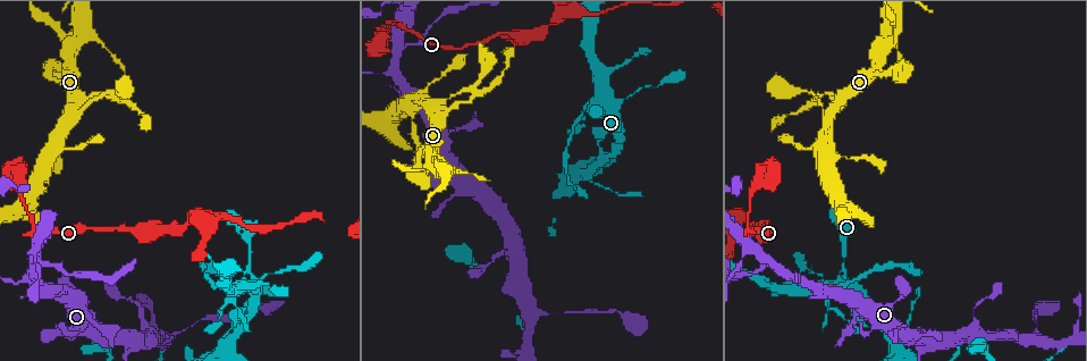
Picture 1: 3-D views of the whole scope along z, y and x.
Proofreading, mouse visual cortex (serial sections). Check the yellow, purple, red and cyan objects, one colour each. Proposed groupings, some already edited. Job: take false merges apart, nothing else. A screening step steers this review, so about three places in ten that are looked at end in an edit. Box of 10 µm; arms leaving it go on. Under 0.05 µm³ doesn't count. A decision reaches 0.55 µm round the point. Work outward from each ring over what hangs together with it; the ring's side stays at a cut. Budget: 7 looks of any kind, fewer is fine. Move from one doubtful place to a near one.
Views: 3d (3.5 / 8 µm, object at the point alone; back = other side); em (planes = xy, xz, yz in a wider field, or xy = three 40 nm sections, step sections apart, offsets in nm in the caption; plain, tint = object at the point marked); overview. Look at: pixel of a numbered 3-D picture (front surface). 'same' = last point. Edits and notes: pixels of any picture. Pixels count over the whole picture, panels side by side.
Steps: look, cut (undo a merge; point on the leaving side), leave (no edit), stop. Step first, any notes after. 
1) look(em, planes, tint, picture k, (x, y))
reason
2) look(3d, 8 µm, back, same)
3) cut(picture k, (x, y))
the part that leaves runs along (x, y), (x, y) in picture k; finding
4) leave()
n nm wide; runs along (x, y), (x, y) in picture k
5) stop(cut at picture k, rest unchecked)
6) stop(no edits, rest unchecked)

look(3d, 3.5 µm, picture 1, (584, 111))
calibre changes

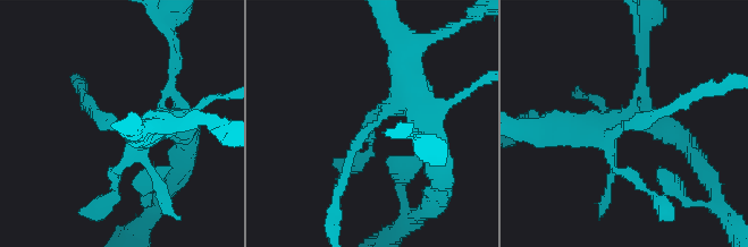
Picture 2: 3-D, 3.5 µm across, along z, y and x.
look(em, xy, step 5, tint, picture 2, (623, 130))

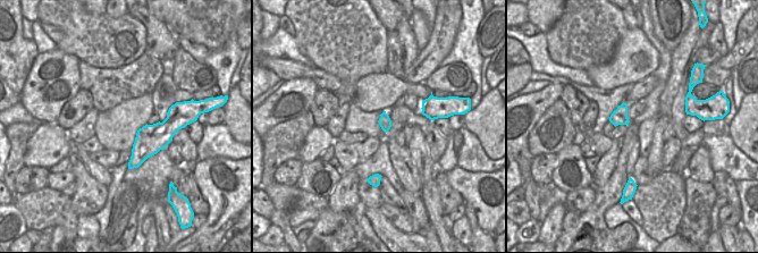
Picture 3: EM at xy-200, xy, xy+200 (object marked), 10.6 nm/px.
cut(picture 2, (93, 113))
the part that leaves runs along (110, 121), (90, 110), (78, 86) in picture 2; a second cell is stuck on

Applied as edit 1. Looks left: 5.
look(3d, 3.5 µm, picture 1, (554, 22))
arms run side by side

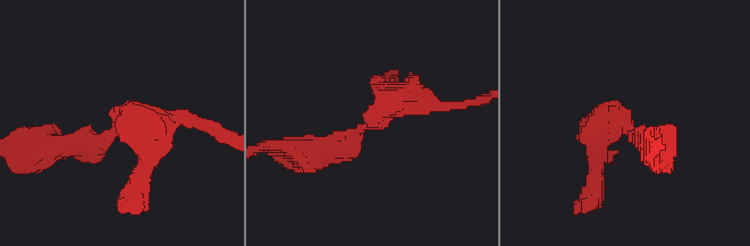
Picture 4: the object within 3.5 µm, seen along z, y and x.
look(em, xy, step 2, tint, picture 4, (110, 135))
4 arms; arms of 200, 300, 300, 300 nm; need the tissue

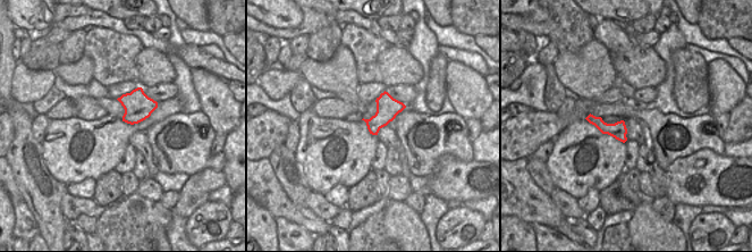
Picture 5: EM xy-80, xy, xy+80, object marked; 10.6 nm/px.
leave()
runs along (304, 152), (432, 105) in picture 4; one cell here

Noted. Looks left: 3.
look(3d, 8 µm, picture 1, (98, 325))
thin neck

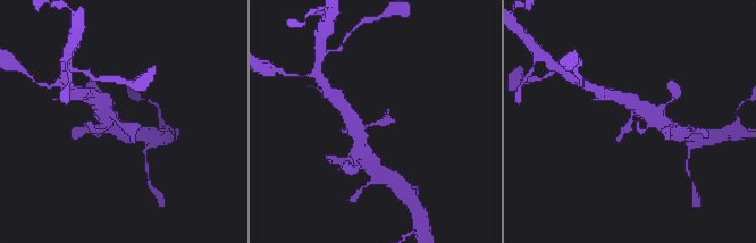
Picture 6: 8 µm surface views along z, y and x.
look(3d, 3.5 µm, same)
zoom in

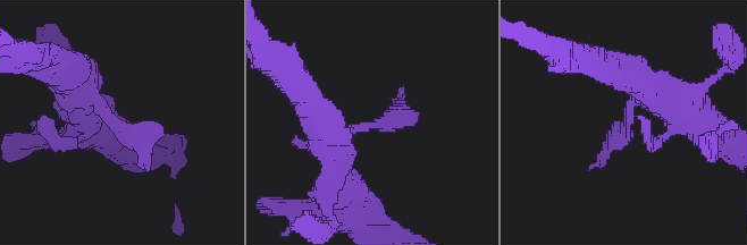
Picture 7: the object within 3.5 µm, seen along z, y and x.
look(em, xy, step 3, tint, picture 7, (371, 126))
now the EM

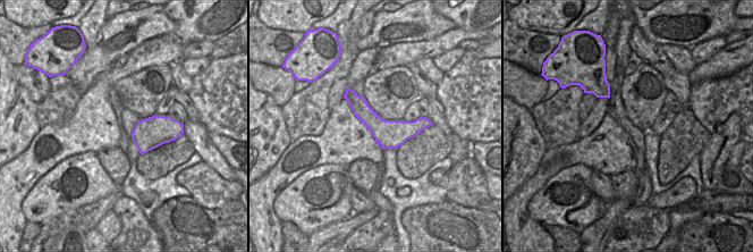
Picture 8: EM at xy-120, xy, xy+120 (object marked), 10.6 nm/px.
leave()
320 nm wide; runs along (347, 94), (381, 128), (424, 120) in picture 8; all the same cell

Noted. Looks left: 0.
stop(cut at picture 2, rest unchecked)

